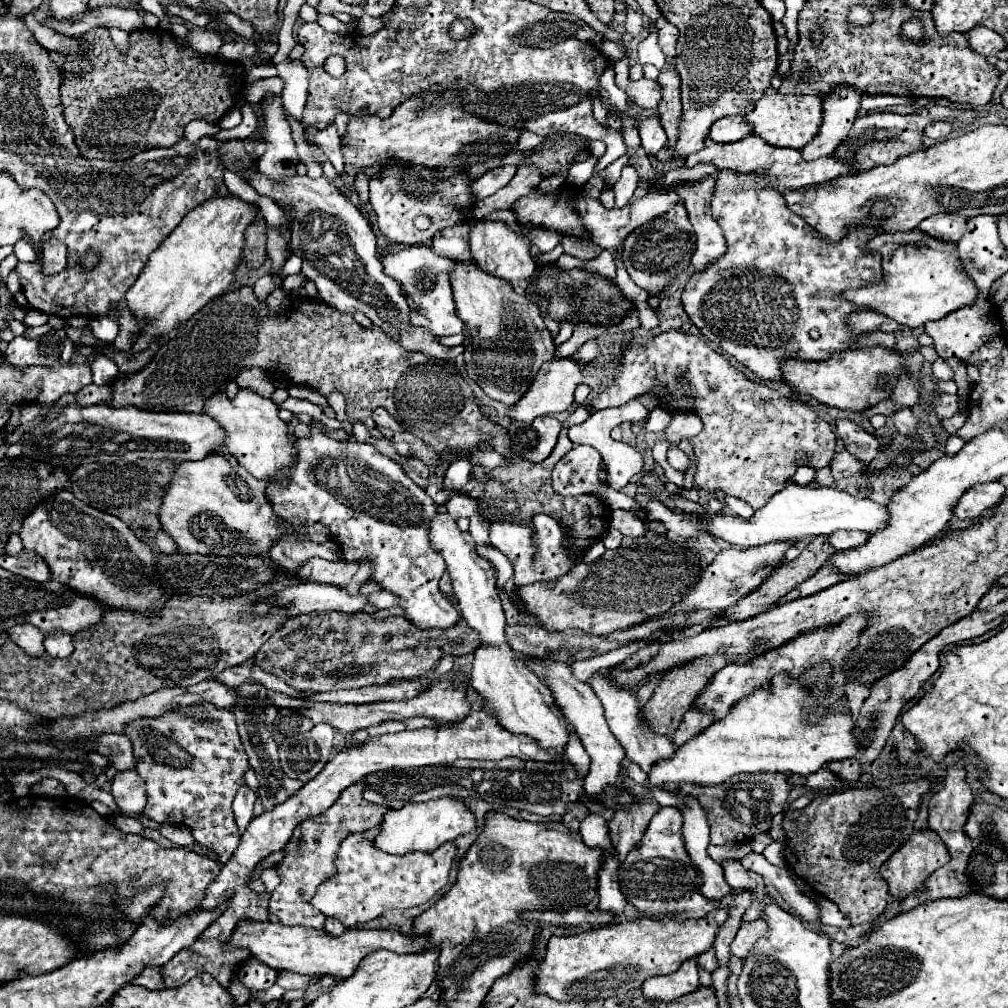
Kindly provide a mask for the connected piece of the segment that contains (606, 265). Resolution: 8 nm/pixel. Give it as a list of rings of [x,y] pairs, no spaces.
[[[601,252],[597,258],[587,260],[585,270],[595,272],[595,274],[607,278],[607,280],[613,280],[615,272],[617,272],[617,256],[615,256],[615,252]]]

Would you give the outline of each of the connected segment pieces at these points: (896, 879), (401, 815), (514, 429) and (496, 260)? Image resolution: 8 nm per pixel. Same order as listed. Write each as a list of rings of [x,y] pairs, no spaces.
[[[917,830],[913,832],[905,842],[903,846],[897,848],[895,856],[891,856],[883,866],[881,866],[881,876],[887,880],[889,884],[889,892],[895,896],[895,898],[905,898],[909,896],[915,888],[921,888],[923,880],[935,872],[937,868],[941,868],[941,864],[947,864],[949,862],[949,852],[945,848],[945,844],[941,842],[941,838],[937,836],[935,830]]]
[[[435,798],[429,802],[409,802],[399,810],[389,810],[381,822],[381,832],[375,838],[377,848],[389,854],[403,854],[409,850],[433,852],[445,842],[471,832],[477,826],[475,814],[459,798]]]
[[[539,416],[531,424],[511,422],[505,434],[511,440],[511,452],[529,462],[543,462],[555,448],[561,422],[553,416]]]
[[[501,220],[483,222],[483,224],[473,226],[471,234],[469,234],[469,244],[471,244],[473,264],[477,268],[481,268],[483,272],[497,276],[505,282],[511,282],[511,284],[529,282],[537,270],[537,264],[533,262],[533,258],[529,254],[529,244],[521,236],[513,234]]]

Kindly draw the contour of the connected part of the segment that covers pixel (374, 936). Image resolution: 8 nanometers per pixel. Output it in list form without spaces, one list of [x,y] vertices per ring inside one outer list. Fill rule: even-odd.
[[[241,920],[227,940],[229,948],[247,948],[251,956],[273,970],[291,970],[307,976],[323,976],[331,974],[335,978],[347,978],[355,972],[361,958],[365,958],[371,950],[387,948],[397,954],[419,952],[425,950],[427,936],[403,936],[399,932],[389,930],[345,930],[341,936],[331,936],[329,932],[319,932],[303,926],[285,926],[279,922],[255,922]]]

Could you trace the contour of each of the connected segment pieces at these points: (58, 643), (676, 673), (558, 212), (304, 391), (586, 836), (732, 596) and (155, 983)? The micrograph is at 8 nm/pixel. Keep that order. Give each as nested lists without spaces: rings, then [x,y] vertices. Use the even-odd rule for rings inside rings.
[[[53,634],[45,638],[45,650],[53,658],[65,658],[73,652],[73,640],[69,634]]]
[[[715,654],[715,656],[703,656],[703,658],[695,658],[689,664],[681,664],[675,666],[671,670],[667,670],[659,682],[659,686],[655,688],[653,698],[645,704],[647,708],[647,720],[651,720],[651,726],[659,732],[671,734],[677,730],[679,720],[683,720],[683,712],[687,712],[687,708],[693,704],[693,700],[697,698],[697,694],[705,688],[707,680],[725,664],[729,662],[727,654]]]
[[[567,184],[563,186],[561,190],[555,190],[555,192],[545,192],[545,190],[539,190],[539,188],[531,188],[531,192],[523,198],[519,198],[513,206],[511,206],[511,212],[515,214],[517,222],[521,226],[531,226],[531,228],[541,228],[541,230],[551,230],[551,232],[557,232],[561,236],[575,236],[575,238],[587,238],[587,228],[583,226],[583,220],[575,208],[575,200],[577,196],[585,194],[581,186],[573,186],[573,184]]]
[[[289,386],[289,394],[293,398],[303,398],[303,400],[309,400],[321,408],[329,408],[329,402],[325,400],[325,396],[321,396],[317,390],[313,388],[307,388],[307,386]]]
[[[589,814],[581,822],[581,836],[583,842],[591,848],[601,848],[601,850],[611,850],[611,840],[609,840],[609,828],[605,820],[597,814]]]
[[[765,544],[759,548],[729,548],[729,550],[721,550],[715,560],[705,568],[699,584],[695,586],[695,590],[691,594],[685,596],[683,602],[679,602],[677,606],[673,606],[669,610],[669,614],[675,614],[677,610],[687,610],[687,608],[717,608],[717,610],[725,610],[731,604],[735,604],[741,596],[745,596],[747,592],[755,590],[769,574],[775,566],[779,566],[779,562],[785,558],[785,550],[791,544]]]
[[[155,966],[155,968],[143,968],[141,974],[137,974],[131,984],[139,984],[139,986],[145,986],[149,990],[163,990],[165,988],[165,980],[163,980],[163,974],[161,974],[161,968]]]

